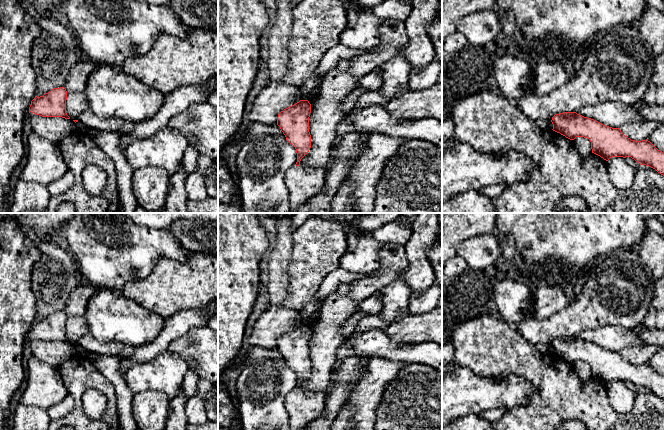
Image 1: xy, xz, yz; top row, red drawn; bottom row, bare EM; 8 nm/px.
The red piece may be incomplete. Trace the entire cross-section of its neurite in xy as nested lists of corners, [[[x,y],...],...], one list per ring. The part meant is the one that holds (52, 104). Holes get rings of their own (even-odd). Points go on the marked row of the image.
[[[64,87],[54,88],[43,96],[31,101],[29,112],[42,117],[62,117],[70,119],[66,113],[67,91]]]

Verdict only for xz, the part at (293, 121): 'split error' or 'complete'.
complete

